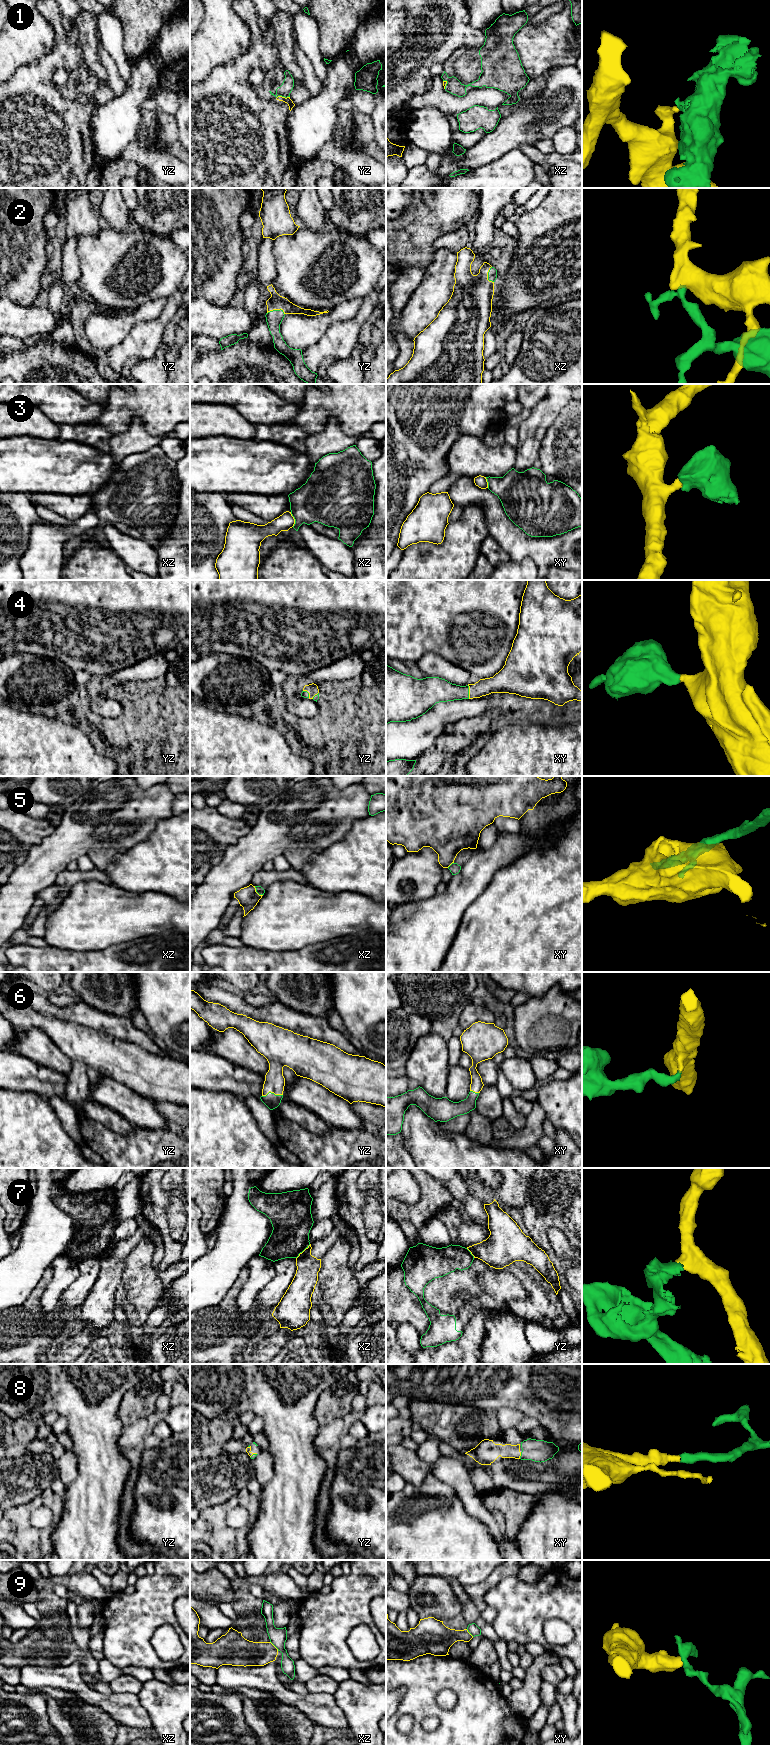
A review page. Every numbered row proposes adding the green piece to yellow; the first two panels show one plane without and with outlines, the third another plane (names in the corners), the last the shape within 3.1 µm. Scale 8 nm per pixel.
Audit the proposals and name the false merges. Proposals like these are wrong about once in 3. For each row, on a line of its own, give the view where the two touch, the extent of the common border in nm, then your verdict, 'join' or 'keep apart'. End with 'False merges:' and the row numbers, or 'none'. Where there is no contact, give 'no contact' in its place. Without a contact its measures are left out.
1: contact in yz; length 110 nm; keep apart
2: contact in yz; length 140 nm; join
3: contact in xz; length 120 nm; keep apart
4: contact in xy; length 110 nm; join
5: contact in xz; length 100 nm; keep apart
6: contact in yz; length 170 nm; join
7: contact in xz; length 170 nm; keep apart
8: contact in xy; length 60 nm; join
9: contact in xz; length 100 nm; keep apart
False merges: 1, 3, 5, 7, 9

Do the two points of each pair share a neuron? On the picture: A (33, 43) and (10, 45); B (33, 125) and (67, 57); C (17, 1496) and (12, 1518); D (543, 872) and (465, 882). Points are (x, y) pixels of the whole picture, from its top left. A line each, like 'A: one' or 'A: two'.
A: one
B: one
C: two
D: two

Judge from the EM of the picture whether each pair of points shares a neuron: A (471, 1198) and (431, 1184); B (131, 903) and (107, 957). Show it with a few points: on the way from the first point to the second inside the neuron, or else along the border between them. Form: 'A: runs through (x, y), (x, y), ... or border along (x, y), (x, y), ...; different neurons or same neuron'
A: border along (434, 1178), (443, 1184), (453, 1198); different neurons
B: border along (136, 938), (112, 944), (102, 949), (90, 950); different neurons

